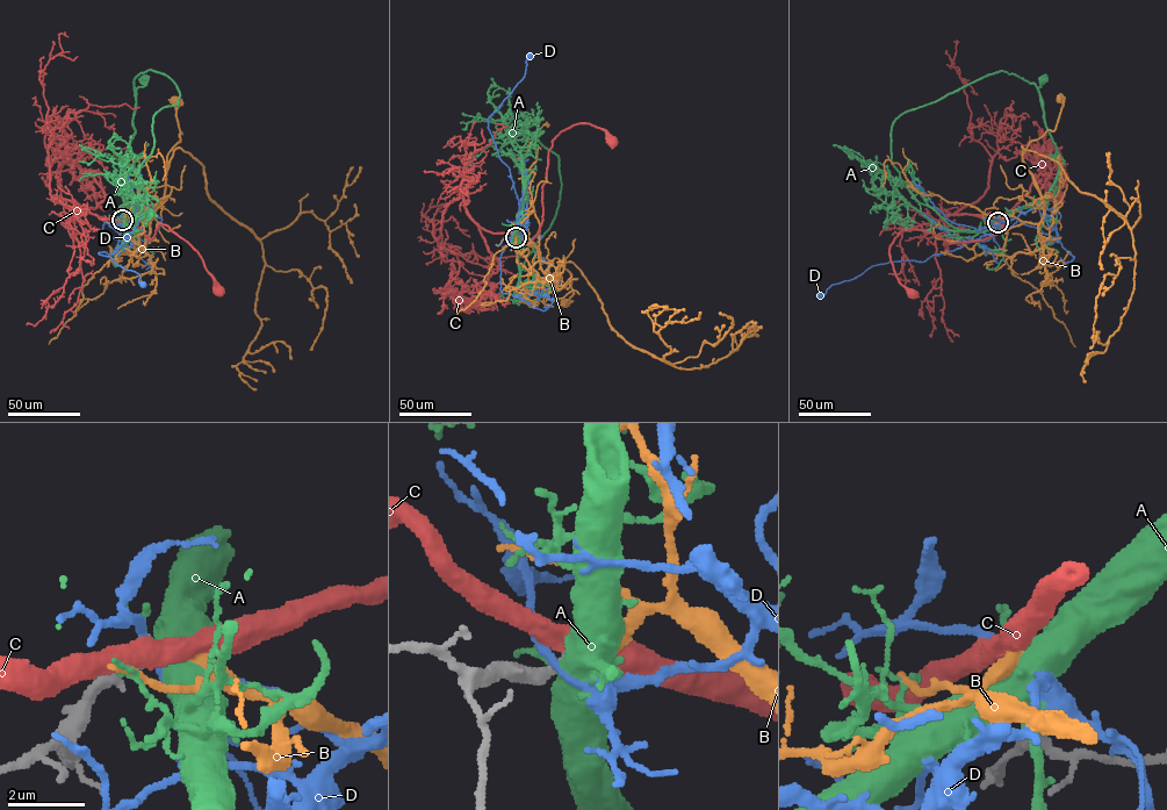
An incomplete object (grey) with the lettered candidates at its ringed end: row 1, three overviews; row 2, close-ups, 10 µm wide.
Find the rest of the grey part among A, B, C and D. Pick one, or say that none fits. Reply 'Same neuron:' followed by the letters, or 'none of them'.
Same neuron: B

